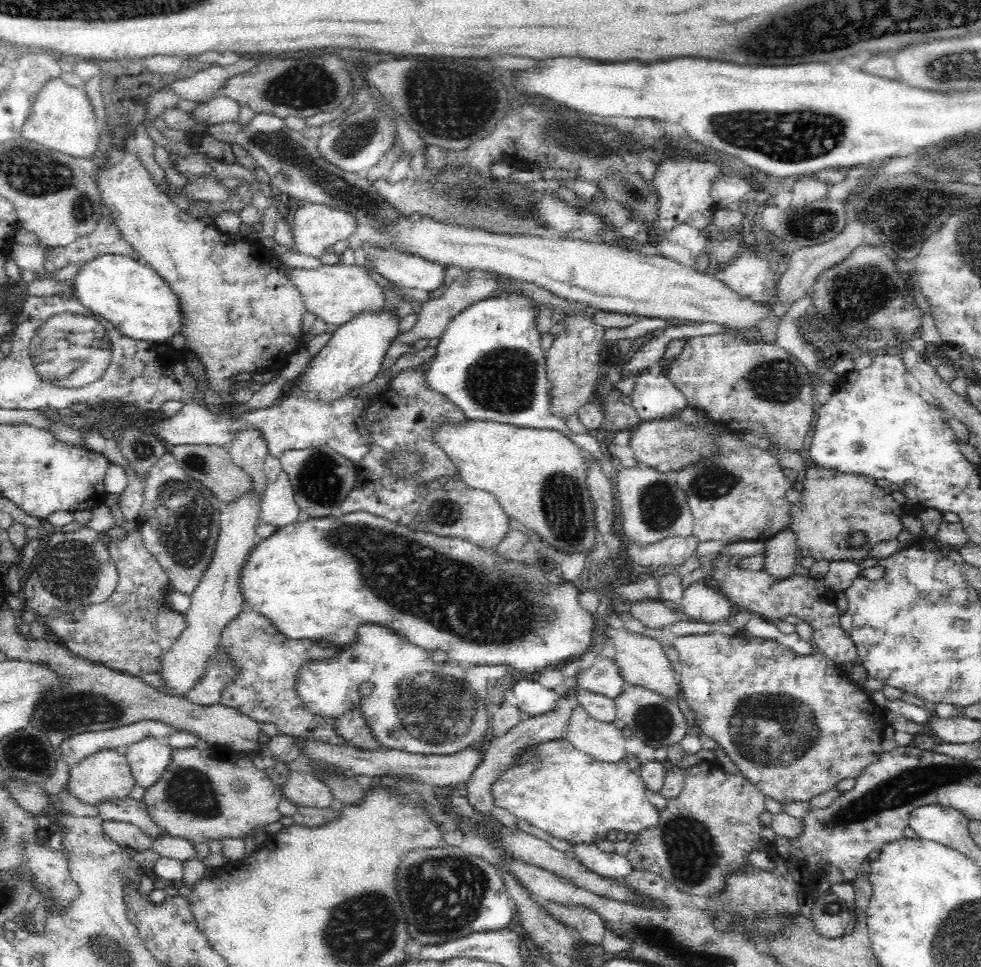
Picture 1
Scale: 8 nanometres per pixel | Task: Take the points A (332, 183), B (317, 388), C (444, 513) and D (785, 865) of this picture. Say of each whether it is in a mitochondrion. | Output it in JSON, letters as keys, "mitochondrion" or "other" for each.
{"A":"mitochondrion","B":"other","C":"mitochondrion","D":"other"}

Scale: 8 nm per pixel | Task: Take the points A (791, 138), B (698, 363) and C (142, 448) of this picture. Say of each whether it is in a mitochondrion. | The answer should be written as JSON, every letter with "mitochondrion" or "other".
{"A":"mitochondrion","B":"other","C":"mitochondrion"}

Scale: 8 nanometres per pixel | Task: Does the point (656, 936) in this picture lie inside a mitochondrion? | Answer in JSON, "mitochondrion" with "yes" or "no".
{"mitochondrion":"yes"}

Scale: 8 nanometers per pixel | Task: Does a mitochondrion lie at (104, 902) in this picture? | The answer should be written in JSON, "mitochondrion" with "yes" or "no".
{"mitochondrion":"no"}

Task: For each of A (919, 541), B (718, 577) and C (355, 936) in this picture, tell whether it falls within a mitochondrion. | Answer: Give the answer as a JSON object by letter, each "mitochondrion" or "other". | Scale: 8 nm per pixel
{"A":"other","B":"other","C":"mitochondrion"}

